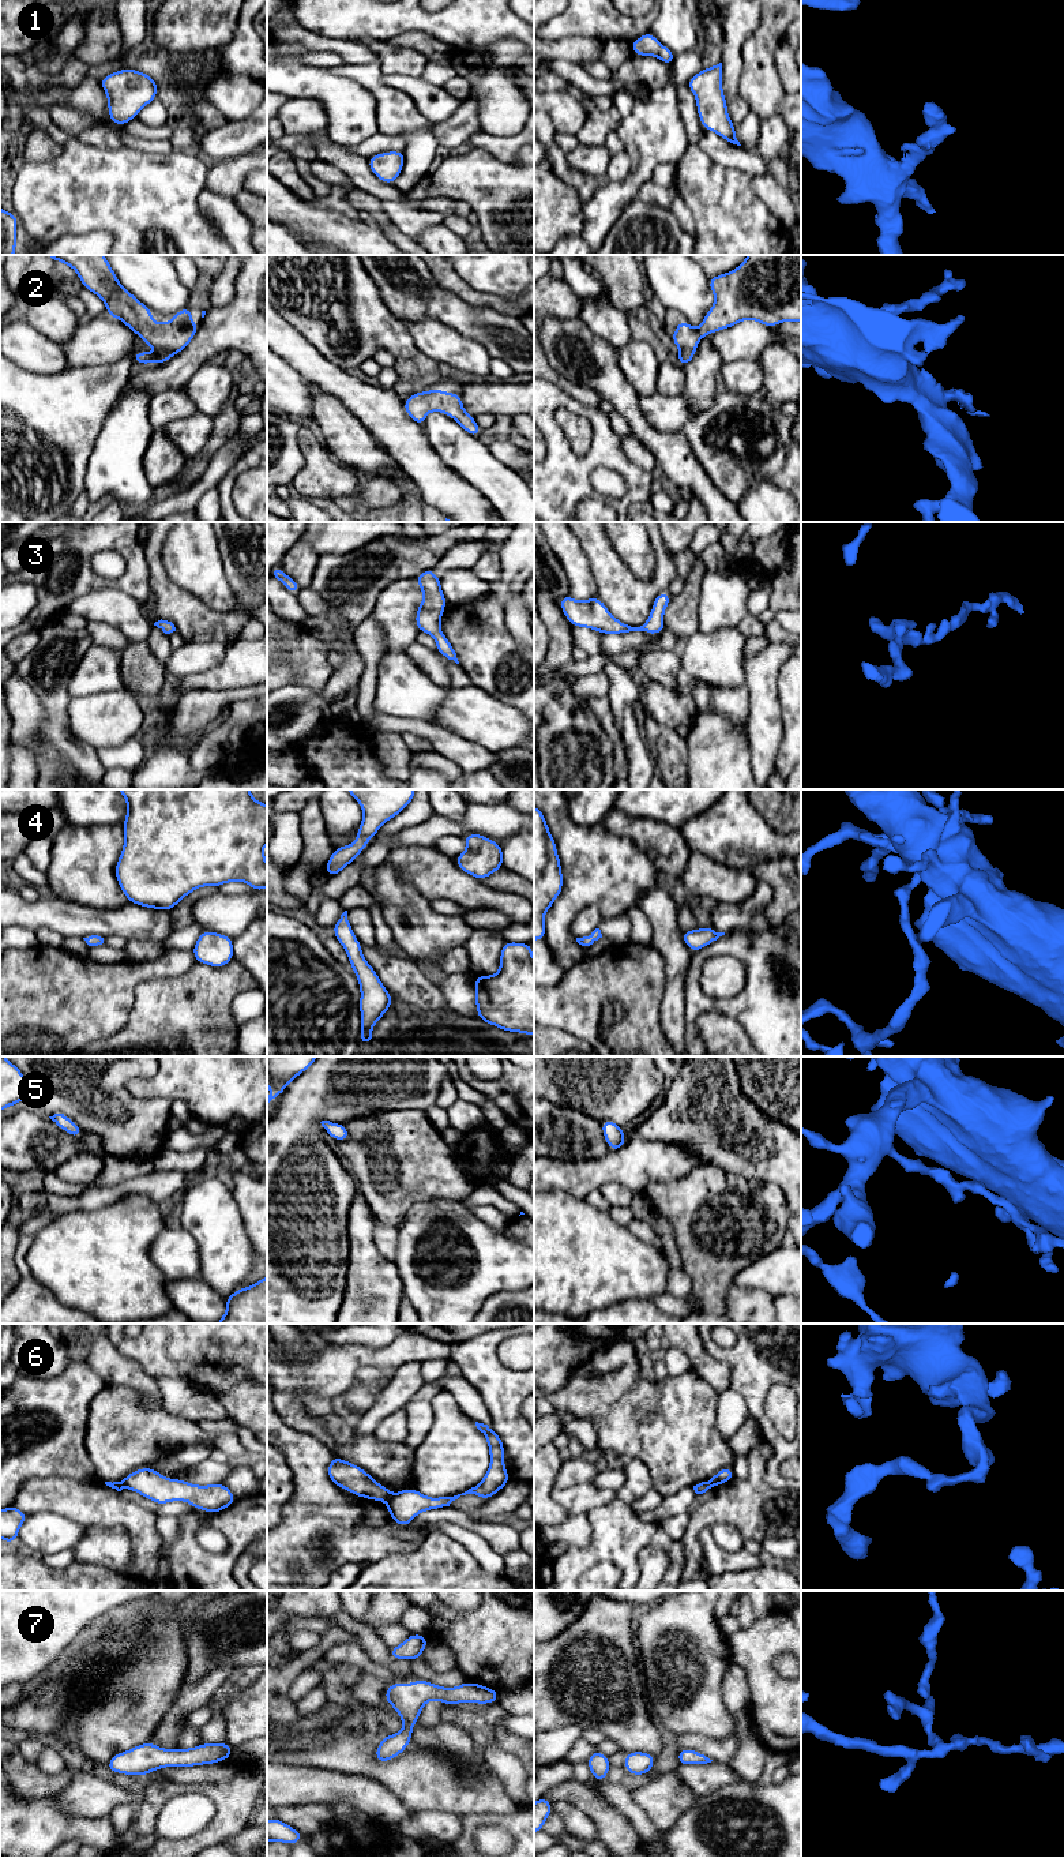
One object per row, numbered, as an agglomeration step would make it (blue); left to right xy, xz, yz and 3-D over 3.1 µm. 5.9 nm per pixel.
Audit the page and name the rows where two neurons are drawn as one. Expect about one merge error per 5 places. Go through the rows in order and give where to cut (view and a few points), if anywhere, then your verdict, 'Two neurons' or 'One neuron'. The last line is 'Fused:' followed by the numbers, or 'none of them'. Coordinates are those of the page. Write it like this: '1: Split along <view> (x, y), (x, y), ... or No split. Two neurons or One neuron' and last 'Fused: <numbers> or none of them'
1: No split. One neuron
2: No split. One neuron
3: No split. One neuron
4: No split. One neuron
5: No split. One neuron
6: Split along xz (393, 1496), (386, 1502). Two neurons
7: No split. One neuron
Fused: 6

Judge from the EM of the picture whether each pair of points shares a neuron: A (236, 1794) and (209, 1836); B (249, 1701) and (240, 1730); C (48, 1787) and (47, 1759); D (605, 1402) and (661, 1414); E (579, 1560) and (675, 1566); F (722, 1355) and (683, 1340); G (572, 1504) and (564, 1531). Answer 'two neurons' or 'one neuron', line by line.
A: one neuron
B: one neuron
C: two neurons
D: one neuron
E: one neuron
F: two neurons
G: two neurons

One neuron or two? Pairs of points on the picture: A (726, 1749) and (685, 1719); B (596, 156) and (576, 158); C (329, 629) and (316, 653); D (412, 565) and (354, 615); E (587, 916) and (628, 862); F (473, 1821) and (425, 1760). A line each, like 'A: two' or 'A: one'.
A: two
B: one
C: two
D: one
E: two
F: two

